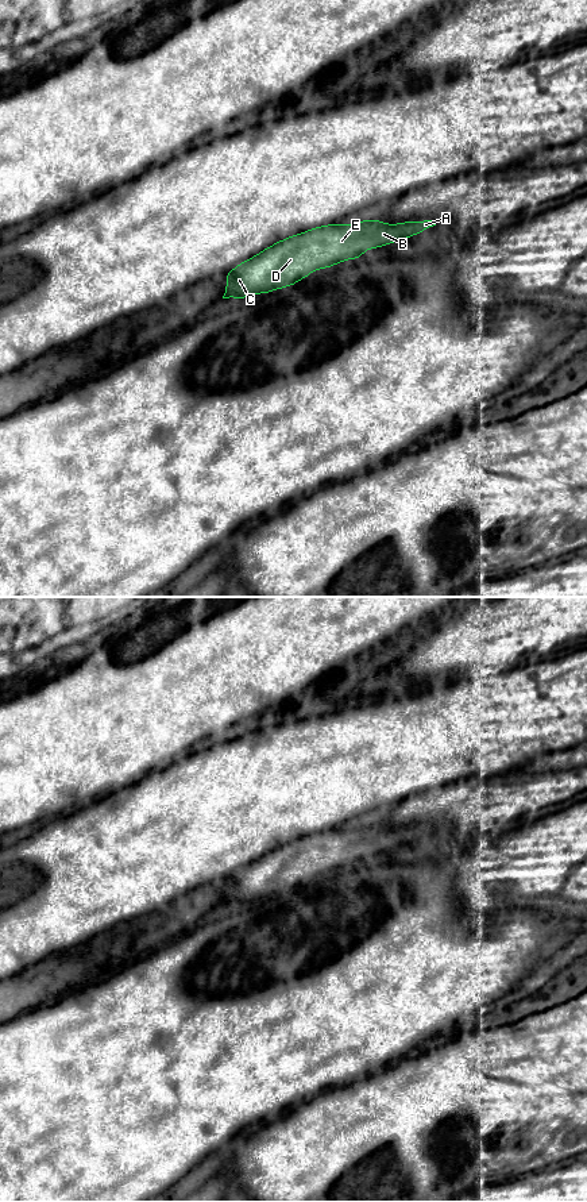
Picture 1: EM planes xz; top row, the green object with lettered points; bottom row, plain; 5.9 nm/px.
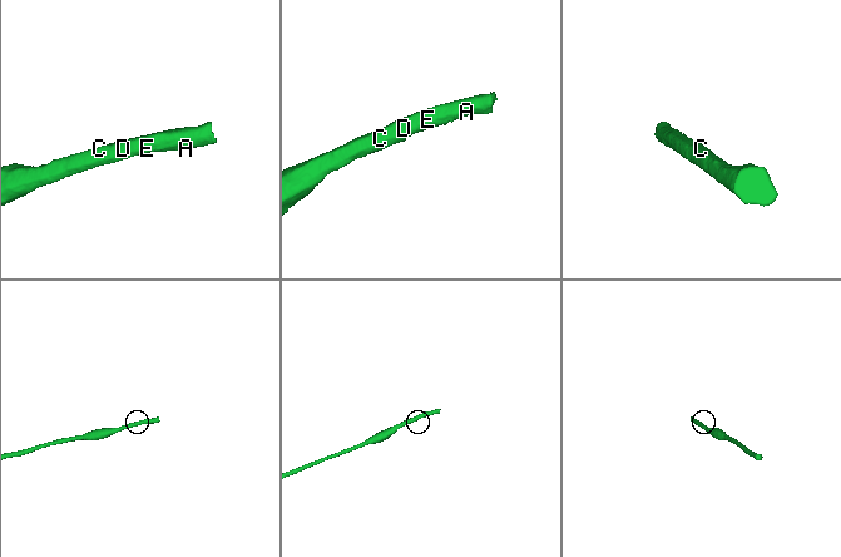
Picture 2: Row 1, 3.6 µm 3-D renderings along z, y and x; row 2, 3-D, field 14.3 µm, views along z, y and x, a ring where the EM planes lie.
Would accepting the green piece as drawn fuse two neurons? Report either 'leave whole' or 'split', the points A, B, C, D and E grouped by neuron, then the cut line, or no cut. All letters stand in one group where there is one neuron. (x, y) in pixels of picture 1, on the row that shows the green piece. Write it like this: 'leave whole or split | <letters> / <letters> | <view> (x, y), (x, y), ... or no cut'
leave whole | A B C D E | no cut

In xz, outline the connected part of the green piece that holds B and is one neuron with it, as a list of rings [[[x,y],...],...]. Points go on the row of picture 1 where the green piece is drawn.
[[[366,219],[355,224],[329,224],[286,238],[227,273],[223,298],[243,300],[255,293],[269,293],[291,286],[316,269],[345,259],[360,258],[366,249],[376,249],[417,235],[435,220],[385,224]]]

